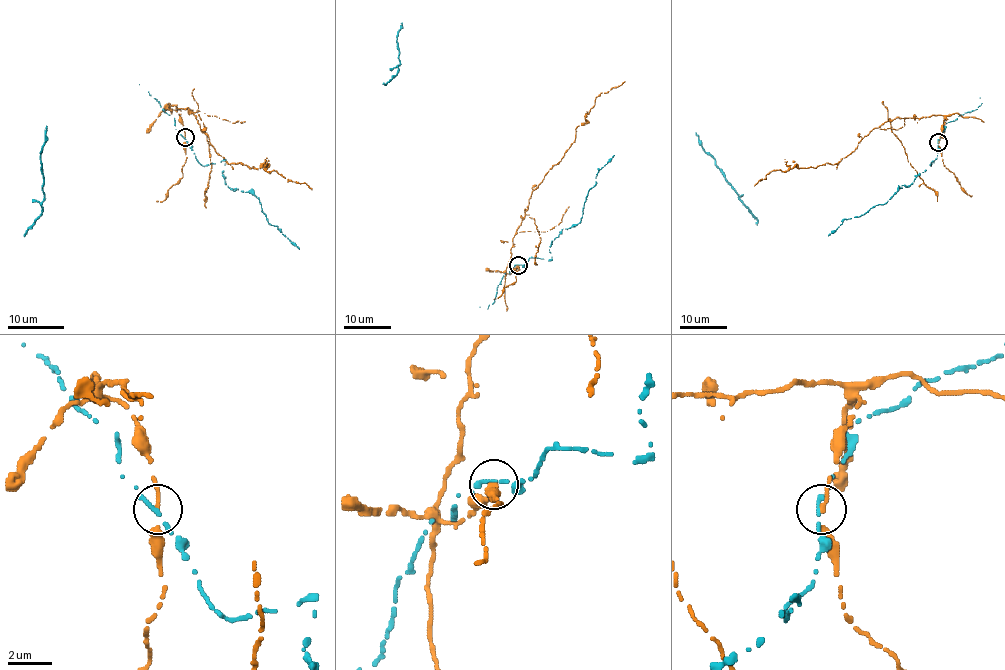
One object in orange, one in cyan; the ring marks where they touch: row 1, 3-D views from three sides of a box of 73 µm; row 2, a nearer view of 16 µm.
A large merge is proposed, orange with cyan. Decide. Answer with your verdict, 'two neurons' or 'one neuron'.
two neurons

